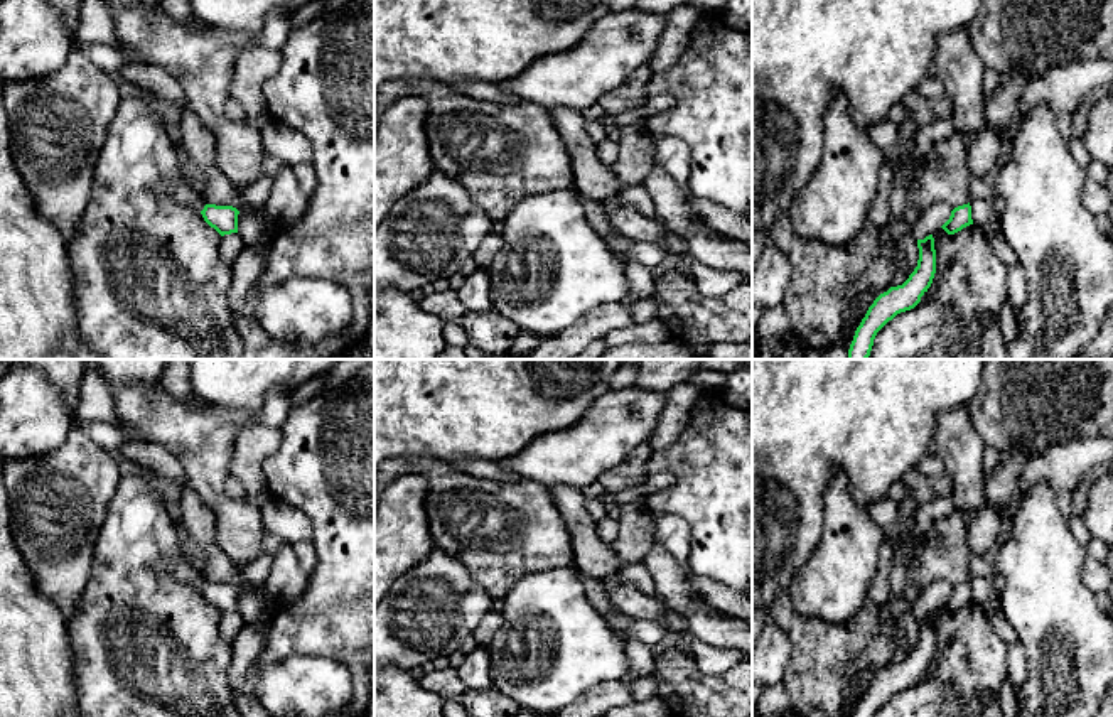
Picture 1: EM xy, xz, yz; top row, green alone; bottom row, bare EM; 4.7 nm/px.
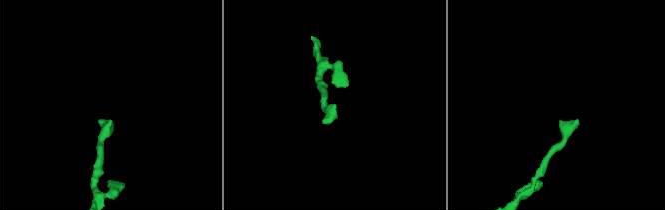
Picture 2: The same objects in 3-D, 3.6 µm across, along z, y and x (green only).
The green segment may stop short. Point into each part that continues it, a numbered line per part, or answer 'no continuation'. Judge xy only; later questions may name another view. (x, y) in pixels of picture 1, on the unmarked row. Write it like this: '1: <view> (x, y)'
1: xy (182, 571)

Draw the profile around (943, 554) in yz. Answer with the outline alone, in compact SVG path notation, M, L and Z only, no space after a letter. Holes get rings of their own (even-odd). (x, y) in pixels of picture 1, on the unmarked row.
M953 509L938 518L926 536L914 535L914 562L907 584L926 590L936 580L946 580L954 587L971 579L966 542L971 518L970 511Z

